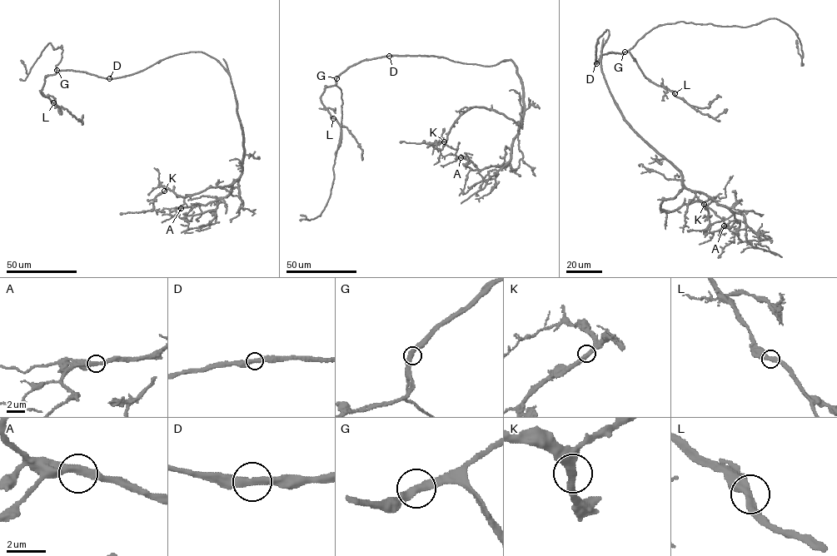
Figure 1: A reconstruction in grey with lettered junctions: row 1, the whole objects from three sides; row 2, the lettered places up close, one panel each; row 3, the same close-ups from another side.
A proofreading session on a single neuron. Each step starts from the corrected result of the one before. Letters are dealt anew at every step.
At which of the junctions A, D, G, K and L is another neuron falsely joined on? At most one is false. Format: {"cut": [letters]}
{"cut": []}

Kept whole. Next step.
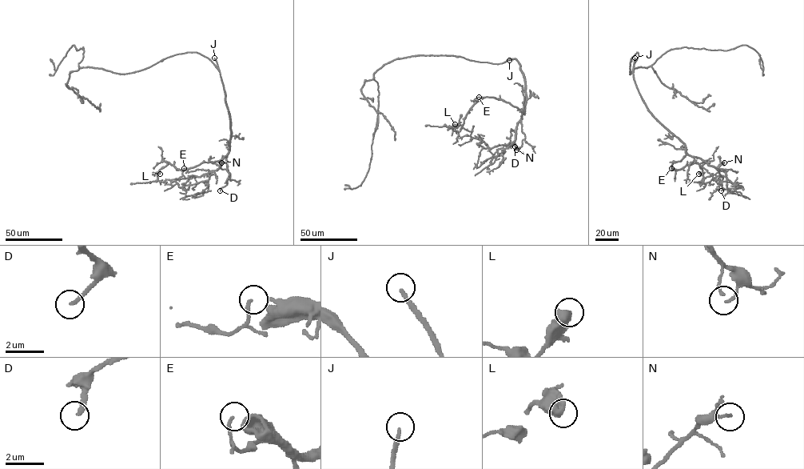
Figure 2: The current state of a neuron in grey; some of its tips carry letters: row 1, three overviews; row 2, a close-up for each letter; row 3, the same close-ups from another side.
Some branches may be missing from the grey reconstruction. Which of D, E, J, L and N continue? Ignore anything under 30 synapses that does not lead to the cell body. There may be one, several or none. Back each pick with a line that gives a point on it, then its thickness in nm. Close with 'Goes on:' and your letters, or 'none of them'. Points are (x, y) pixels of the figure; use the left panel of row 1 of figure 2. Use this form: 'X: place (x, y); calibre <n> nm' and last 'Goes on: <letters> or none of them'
J: place (214, 58); calibre 180 nm
Goes on: J

